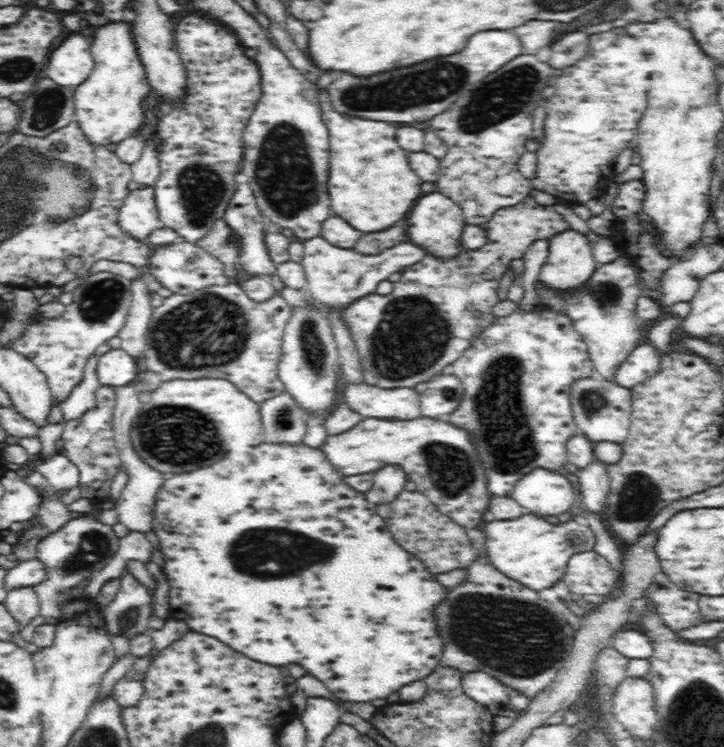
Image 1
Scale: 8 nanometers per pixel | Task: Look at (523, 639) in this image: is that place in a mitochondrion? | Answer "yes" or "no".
yes

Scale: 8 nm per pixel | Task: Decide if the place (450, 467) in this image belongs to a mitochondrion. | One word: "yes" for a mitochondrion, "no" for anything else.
yes

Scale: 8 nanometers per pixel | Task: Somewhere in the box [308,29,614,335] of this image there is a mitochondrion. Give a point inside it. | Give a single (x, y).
(401, 92)

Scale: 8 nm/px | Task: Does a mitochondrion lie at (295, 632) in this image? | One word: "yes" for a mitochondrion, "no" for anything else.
no

